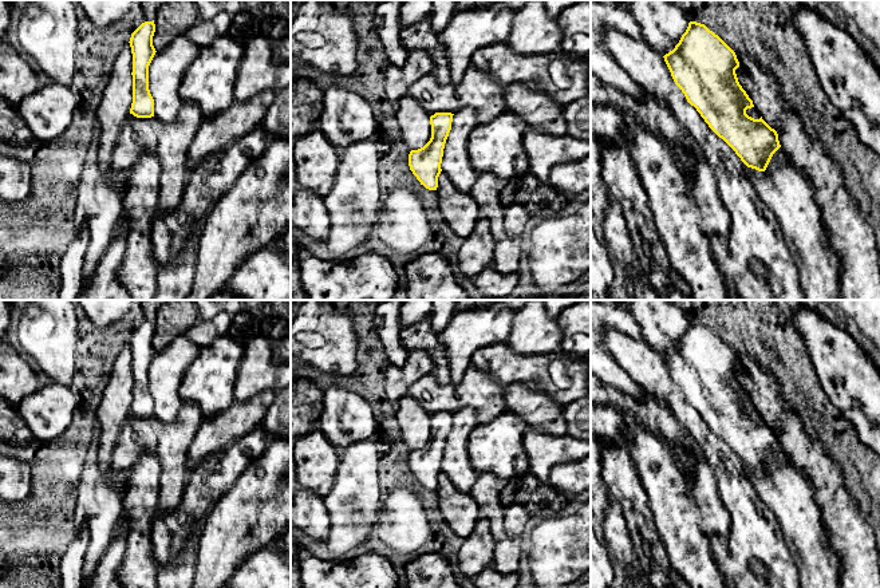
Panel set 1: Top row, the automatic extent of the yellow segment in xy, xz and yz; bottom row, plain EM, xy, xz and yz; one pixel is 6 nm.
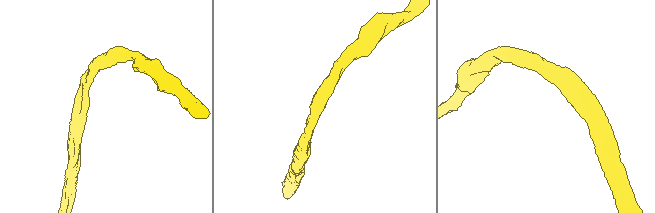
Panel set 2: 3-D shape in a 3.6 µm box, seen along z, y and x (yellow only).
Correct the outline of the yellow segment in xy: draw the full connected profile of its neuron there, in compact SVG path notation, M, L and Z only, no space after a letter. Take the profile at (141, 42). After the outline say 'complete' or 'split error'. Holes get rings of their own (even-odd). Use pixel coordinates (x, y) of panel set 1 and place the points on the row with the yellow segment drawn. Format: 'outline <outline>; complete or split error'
outline M153 21L142 23L130 38L133 54L133 103L130 114L137 118L154 117L154 99L149 90L149 66L155 55L153 36L155 24Z; complete

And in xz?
outline M435 113L430 117L431 138L418 150L409 154L409 166L417 179L429 190L437 190L443 149L453 122L451 113Z; complete

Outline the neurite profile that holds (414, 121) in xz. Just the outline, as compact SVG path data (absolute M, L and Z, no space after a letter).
M407 94L398 100L395 117L402 141L410 150L418 150L430 141L430 114L413 96Z

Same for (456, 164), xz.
M462 107L453 115L451 130L445 143L441 169L451 179L454 186L470 194L478 173L470 162L467 138L478 125L477 114L469 107Z

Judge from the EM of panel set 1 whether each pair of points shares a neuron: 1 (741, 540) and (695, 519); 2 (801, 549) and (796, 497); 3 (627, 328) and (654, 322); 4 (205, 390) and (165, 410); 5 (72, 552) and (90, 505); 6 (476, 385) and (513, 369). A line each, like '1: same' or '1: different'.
1: different
2: same
3: different
4: different
5: different
6: different

